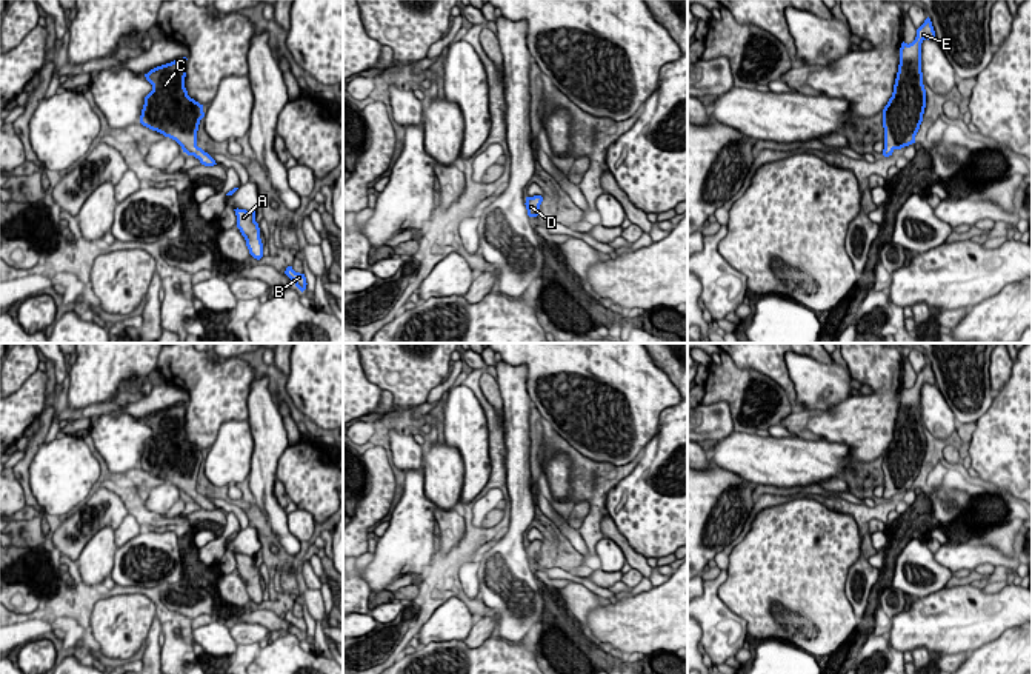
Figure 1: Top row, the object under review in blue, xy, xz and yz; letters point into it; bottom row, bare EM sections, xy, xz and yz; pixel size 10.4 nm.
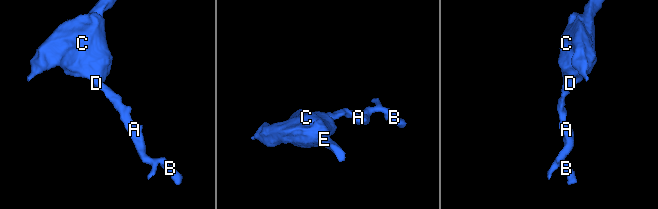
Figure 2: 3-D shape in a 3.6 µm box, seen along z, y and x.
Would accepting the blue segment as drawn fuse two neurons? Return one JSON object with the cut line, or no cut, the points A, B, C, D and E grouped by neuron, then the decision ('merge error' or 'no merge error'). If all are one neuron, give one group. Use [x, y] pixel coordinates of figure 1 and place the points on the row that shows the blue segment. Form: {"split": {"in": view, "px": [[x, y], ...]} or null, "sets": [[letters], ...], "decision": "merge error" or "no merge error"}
{"split": null, "sets": [["A", "B", "C", "D", "E"]], "decision": "no merge error"}

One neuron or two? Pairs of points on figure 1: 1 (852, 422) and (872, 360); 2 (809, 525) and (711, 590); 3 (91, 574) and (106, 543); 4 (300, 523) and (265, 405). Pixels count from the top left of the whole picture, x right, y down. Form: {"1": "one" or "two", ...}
{"1": "one", "2": "two", "3": "one", "4": "two"}

